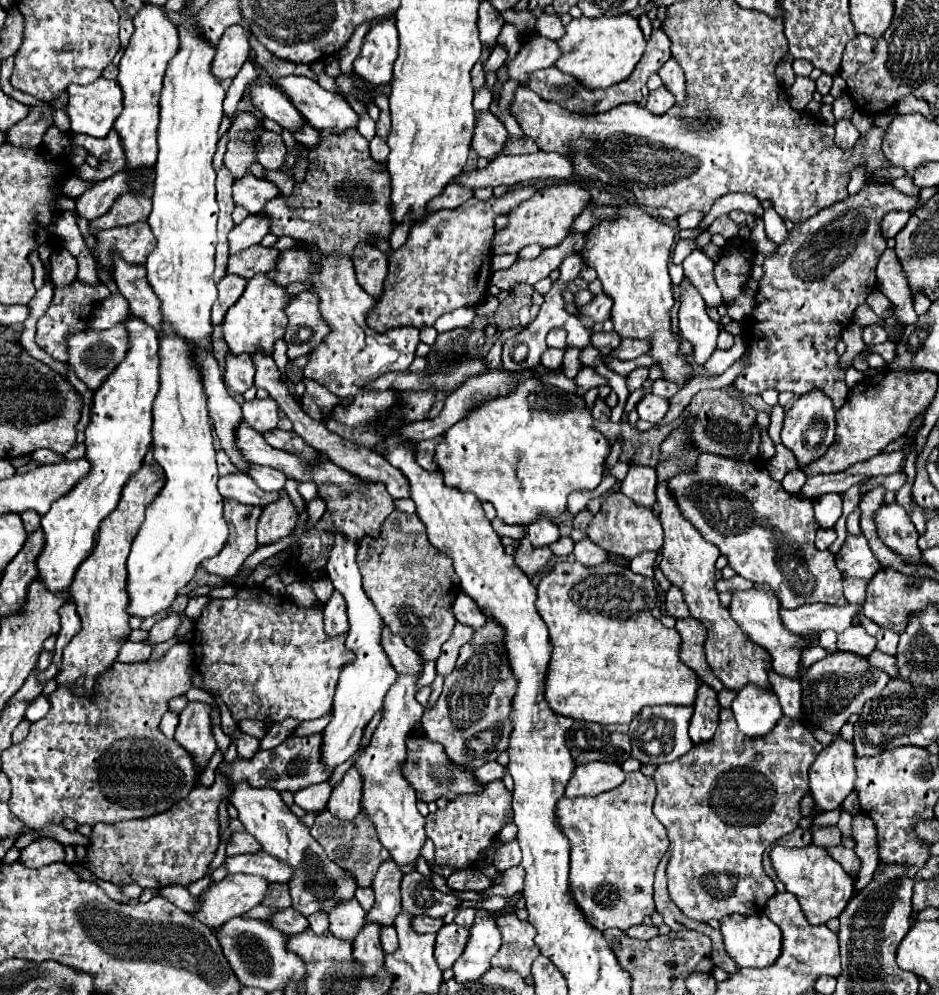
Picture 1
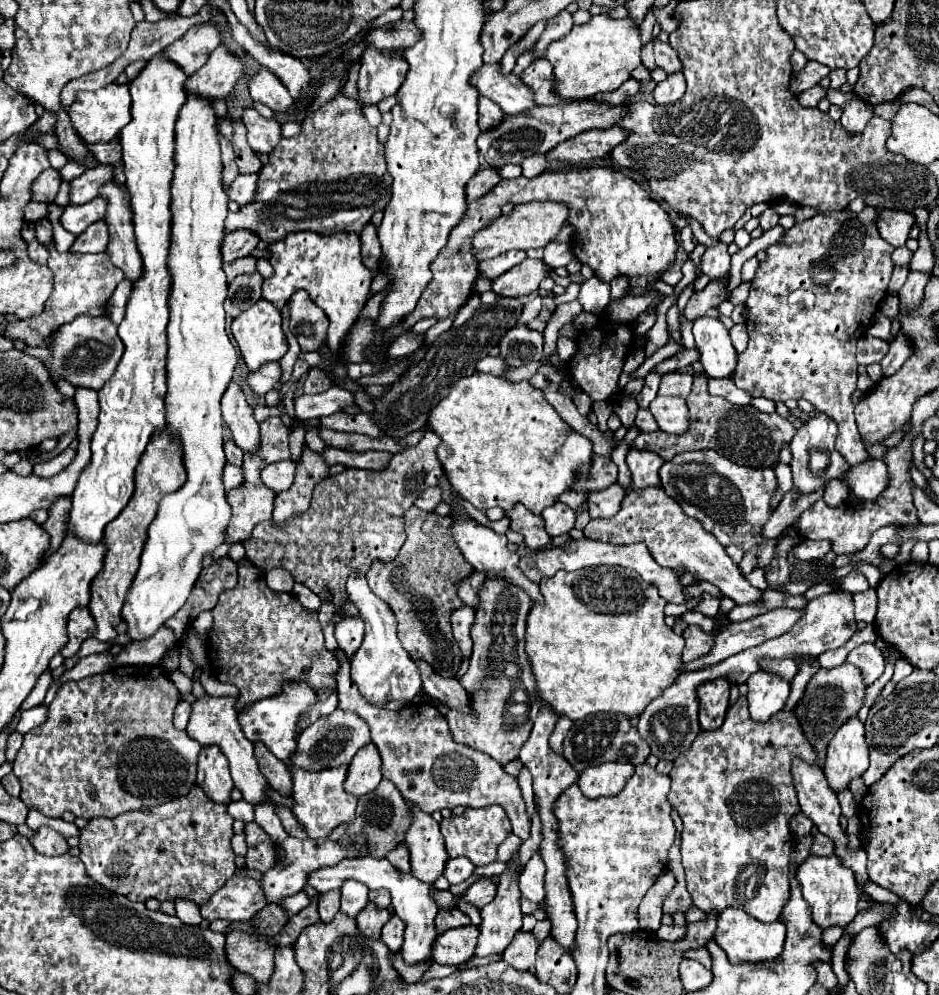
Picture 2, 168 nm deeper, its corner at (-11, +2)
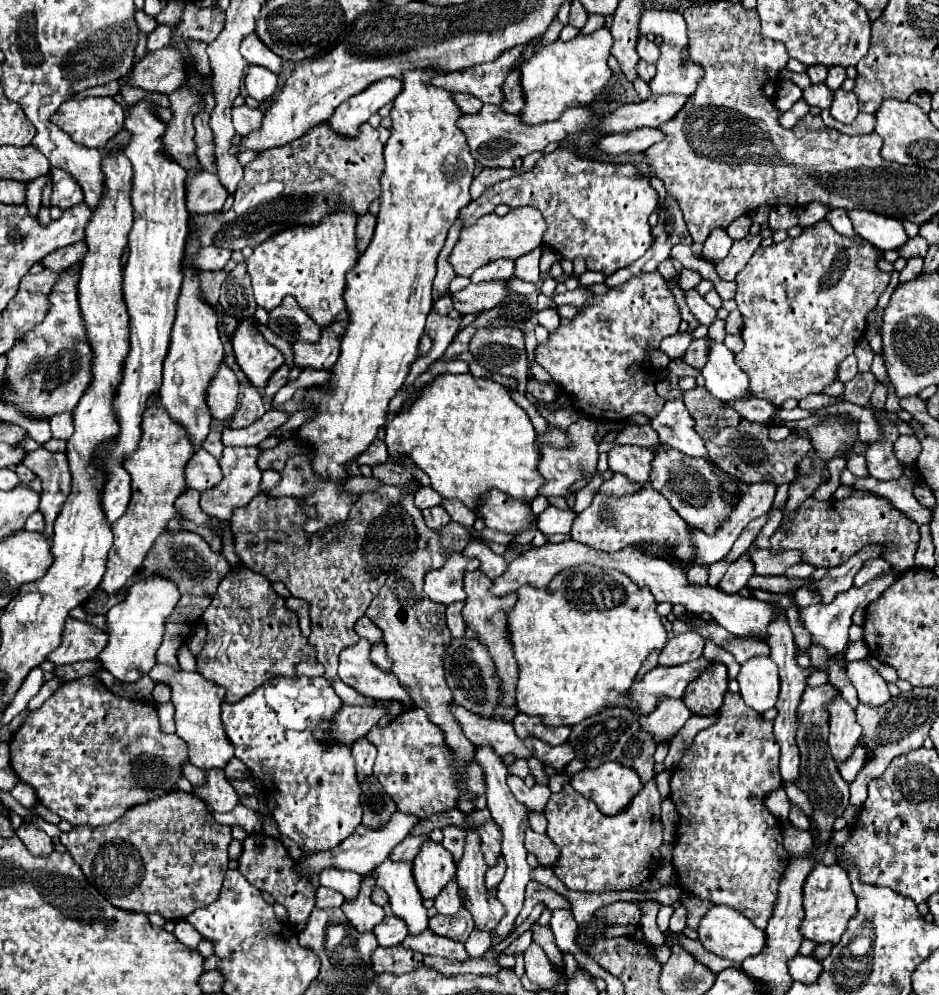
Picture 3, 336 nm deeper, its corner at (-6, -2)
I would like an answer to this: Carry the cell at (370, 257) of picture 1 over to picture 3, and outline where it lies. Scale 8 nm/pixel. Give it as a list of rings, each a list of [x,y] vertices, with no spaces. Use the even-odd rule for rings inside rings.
[[[370,213],[358,217],[358,223],[356,223],[356,239],[358,239],[358,253],[360,255],[370,245],[370,239],[374,235],[374,227],[376,227],[376,217],[372,217]]]

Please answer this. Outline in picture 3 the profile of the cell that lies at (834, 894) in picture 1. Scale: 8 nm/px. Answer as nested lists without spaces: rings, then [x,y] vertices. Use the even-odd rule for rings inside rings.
[[[818,863],[808,873],[808,879],[804,881],[804,911],[806,917],[800,925],[800,933],[806,939],[812,939],[816,943],[838,943],[842,933],[848,927],[850,917],[856,913],[856,895],[850,887],[848,873],[836,863],[836,865],[824,865]]]

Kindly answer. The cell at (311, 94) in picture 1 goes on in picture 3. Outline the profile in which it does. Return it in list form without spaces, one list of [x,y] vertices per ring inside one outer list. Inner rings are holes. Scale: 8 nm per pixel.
[[[250,33],[242,45],[240,45],[240,53],[242,57],[250,63],[250,65],[262,65],[266,69],[270,69],[272,73],[280,73],[280,65],[282,65],[282,59],[272,53],[268,47],[264,47],[264,43],[258,39],[256,33]]]

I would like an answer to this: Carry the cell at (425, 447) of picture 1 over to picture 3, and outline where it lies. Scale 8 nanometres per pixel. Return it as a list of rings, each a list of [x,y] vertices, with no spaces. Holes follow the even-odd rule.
[[[380,483],[380,489],[362,493],[356,499],[342,525],[316,535],[308,535],[302,529],[310,517],[316,517],[316,507],[306,507],[296,497],[272,499],[262,493],[246,507],[236,509],[232,517],[234,549],[240,561],[270,581],[282,581],[292,597],[310,603],[312,633],[308,641],[316,647],[316,659],[324,665],[324,677],[330,685],[338,679],[338,653],[360,639],[354,623],[364,617],[388,573],[404,567],[416,549],[414,523],[400,505],[402,495],[412,493],[412,487]]]

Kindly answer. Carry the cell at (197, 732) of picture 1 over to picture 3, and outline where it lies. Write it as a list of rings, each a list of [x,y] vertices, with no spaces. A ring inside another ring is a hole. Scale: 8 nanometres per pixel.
[[[206,769],[204,773],[206,773],[204,785],[196,785],[192,793],[198,795],[206,805],[210,805],[212,811],[218,811],[218,813],[232,811],[238,805],[240,797],[234,791],[234,787],[230,785],[224,771],[222,769]]]

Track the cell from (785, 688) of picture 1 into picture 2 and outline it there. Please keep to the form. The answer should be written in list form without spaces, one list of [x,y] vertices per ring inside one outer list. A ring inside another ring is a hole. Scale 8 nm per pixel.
[[[762,658],[759,660],[759,665],[762,669],[767,671],[775,671],[777,675],[781,675],[783,679],[791,681],[797,673],[797,665],[793,659],[769,659]]]

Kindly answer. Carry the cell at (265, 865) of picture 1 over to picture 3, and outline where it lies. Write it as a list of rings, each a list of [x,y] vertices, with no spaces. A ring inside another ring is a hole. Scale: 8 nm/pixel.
[[[386,859],[382,865],[378,865],[374,869],[374,873],[370,873],[376,877],[376,885],[382,887],[388,897],[390,897],[390,909],[396,917],[402,917],[402,921],[408,925],[408,935],[420,935],[422,931],[428,929],[428,909],[422,905],[422,895],[414,883],[412,877],[412,863],[404,863],[404,861],[390,861]]]

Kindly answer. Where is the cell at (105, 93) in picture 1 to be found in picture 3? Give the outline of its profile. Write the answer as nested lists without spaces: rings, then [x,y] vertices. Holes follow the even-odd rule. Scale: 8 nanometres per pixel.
[[[84,97],[84,99],[68,99],[60,105],[60,109],[52,115],[52,123],[64,129],[72,141],[84,147],[104,147],[106,141],[116,135],[124,127],[124,109],[112,97]]]

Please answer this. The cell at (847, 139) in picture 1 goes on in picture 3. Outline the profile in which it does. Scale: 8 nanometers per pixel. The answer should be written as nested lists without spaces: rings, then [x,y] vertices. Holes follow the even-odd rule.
[[[838,89],[834,93],[834,101],[832,101],[830,113],[840,123],[852,123],[856,119],[856,115],[860,113],[858,111],[858,99],[856,99],[856,95]]]

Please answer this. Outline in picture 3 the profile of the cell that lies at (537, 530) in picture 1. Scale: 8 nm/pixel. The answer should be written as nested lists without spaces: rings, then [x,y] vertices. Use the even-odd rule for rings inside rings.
[[[548,507],[538,515],[538,529],[544,535],[554,535],[554,533],[570,533],[574,521],[572,511],[562,511],[556,507]]]

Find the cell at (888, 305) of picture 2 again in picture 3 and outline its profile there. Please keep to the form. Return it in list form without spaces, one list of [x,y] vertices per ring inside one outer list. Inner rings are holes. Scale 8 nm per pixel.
[[[912,258],[908,260],[906,266],[900,272],[899,284],[915,279],[922,272],[922,267],[922,258]]]

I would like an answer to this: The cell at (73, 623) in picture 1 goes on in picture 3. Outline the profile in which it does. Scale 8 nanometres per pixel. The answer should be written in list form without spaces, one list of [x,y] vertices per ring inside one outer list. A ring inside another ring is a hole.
[[[68,617],[62,633],[62,645],[48,655],[54,665],[68,665],[76,661],[98,659],[100,651],[104,651],[108,643],[108,635],[102,629],[96,629],[88,623]]]

